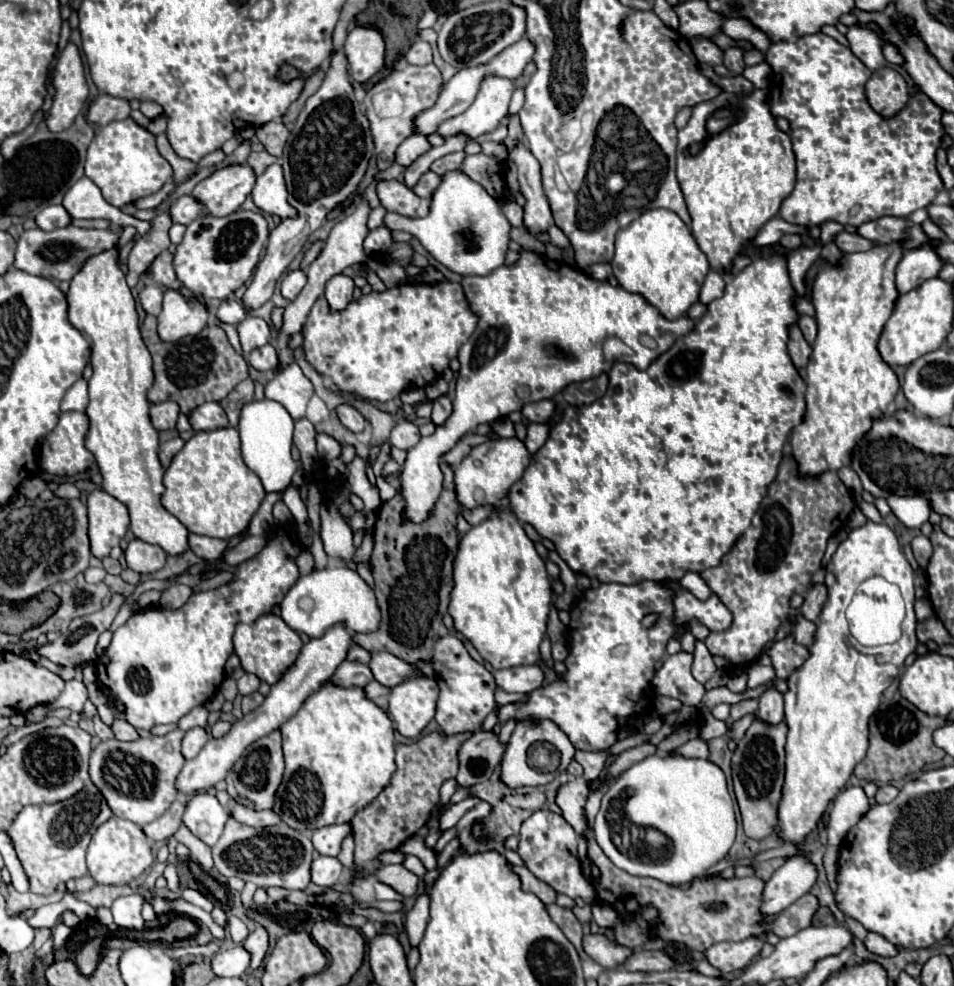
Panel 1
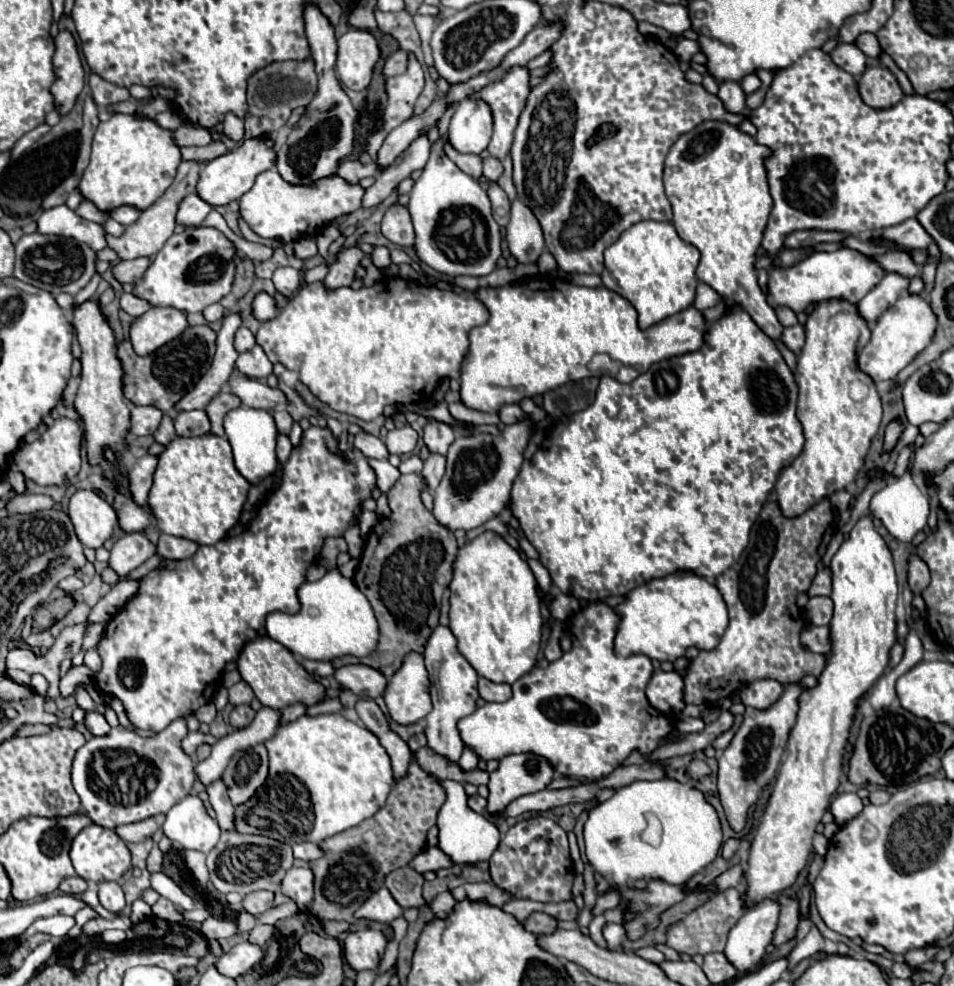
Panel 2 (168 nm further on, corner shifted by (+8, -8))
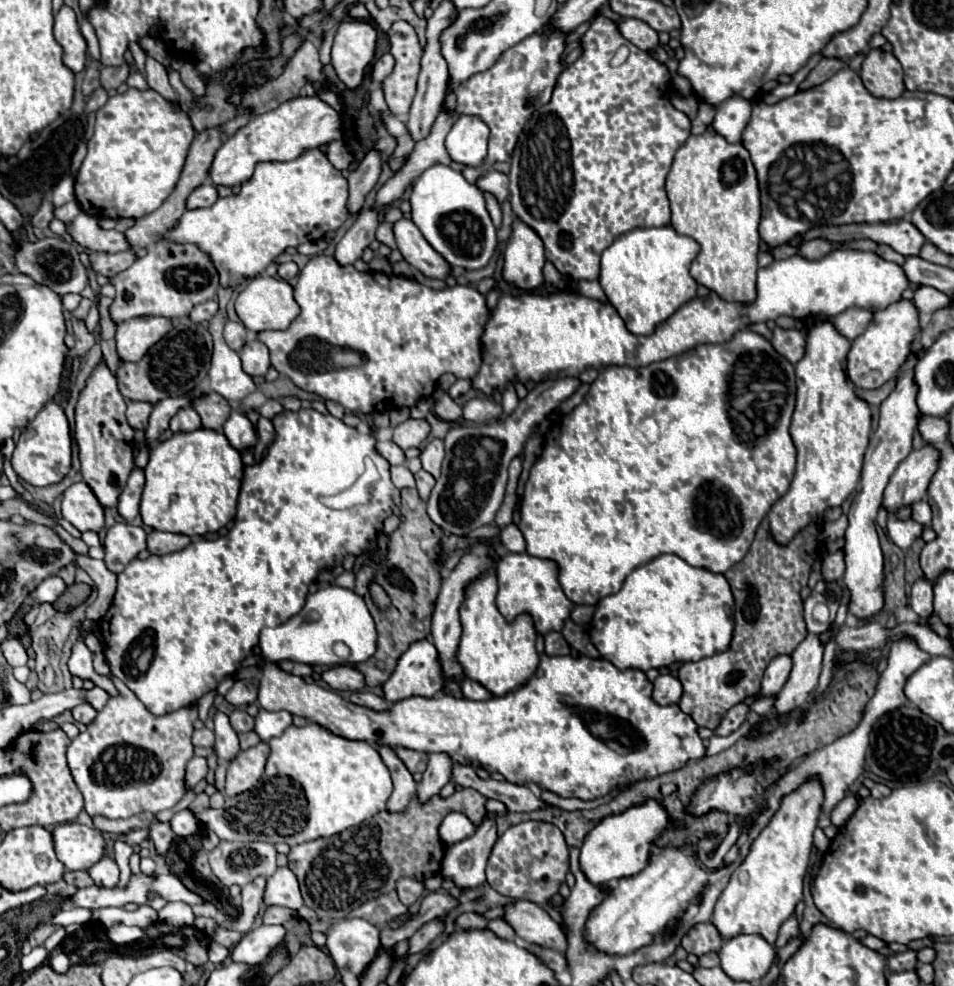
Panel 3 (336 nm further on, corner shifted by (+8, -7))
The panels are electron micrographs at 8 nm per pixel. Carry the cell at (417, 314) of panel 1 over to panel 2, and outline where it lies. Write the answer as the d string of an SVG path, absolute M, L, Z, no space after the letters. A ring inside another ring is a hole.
M388 276L382 278L376 286L372 288L360 288L360 290L352 290L352 288L338 288L336 292L330 292L322 286L322 282L314 282L304 286L298 296L286 304L286 308L274 318L268 320L266 324L260 326L258 334L256 334L256 342L264 348L264 352L268 354L268 358L272 362L282 362L288 370L298 370L300 372L300 380L310 388L310 392L320 398L324 404L328 404L330 408L338 410L338 412L346 412L352 414L360 420L374 420L378 418L386 406L402 406L402 404L414 404L414 402L430 402L432 394L436 390L436 384L442 378L458 378L460 376L460 362L468 350L468 332L476 326L486 324L488 320L488 310L484 308L482 302L478 302L474 292L450 292L450 290L438 290L434 286L422 286L416 280L402 280L400 276Z

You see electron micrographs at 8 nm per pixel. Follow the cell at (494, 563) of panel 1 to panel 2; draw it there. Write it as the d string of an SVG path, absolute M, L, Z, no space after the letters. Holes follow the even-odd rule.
M482 532L480 536L468 540L460 546L454 560L454 576L450 582L450 630L458 640L460 654L470 662L470 666L492 682L514 684L520 676L528 674L540 650L542 640L542 614L538 582L526 560L496 532Z

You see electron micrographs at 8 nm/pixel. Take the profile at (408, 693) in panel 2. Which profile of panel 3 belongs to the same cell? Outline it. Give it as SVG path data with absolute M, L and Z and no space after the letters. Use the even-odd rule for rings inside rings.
M420 639L412 643L398 659L390 679L384 683L384 697L388 703L408 699L412 695L434 697L444 689L444 675L438 651L432 641Z

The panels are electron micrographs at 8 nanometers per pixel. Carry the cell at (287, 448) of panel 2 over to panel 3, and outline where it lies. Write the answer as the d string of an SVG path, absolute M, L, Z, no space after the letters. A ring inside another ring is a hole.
M260 417L256 421L256 429L258 429L258 435L260 435L260 439L262 439L264 445L268 445L268 443L274 441L274 427L272 427L272 423L268 419Z

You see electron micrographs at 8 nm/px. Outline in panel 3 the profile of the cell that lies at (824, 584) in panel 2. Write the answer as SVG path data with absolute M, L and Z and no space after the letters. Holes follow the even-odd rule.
M840 549L840 551L824 557L822 577L824 577L826 581L838 581L838 579L842 579L844 569L846 569L846 567L844 567L844 549Z

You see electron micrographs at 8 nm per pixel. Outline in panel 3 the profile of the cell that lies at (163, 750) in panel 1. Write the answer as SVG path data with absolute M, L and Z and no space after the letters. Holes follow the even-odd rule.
M114 675L110 679L118 687L120 695L112 697L106 707L98 711L94 723L88 723L86 729L68 747L68 767L78 789L84 795L84 809L90 817L102 815L108 819L126 819L144 811L158 813L172 809L186 793L184 775L186 763L194 757L194 745L190 737L194 731L192 723L198 719L196 705L188 705L172 711L170 715L156 717L146 711L144 703L120 679L114 679Z

